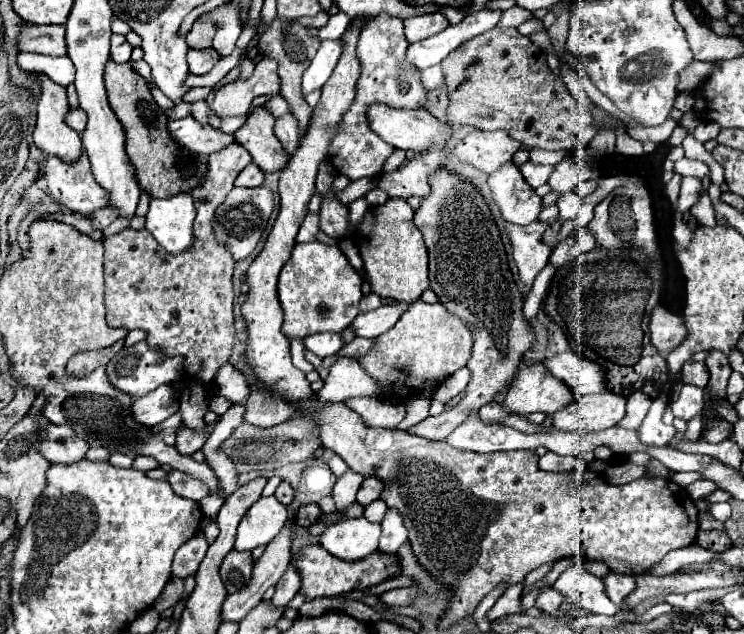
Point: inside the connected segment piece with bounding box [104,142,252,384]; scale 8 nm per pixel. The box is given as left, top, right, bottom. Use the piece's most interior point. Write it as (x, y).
(184, 303)

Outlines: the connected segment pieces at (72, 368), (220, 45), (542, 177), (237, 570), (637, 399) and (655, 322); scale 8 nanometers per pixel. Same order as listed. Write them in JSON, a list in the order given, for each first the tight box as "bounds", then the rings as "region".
[{"bounds":[66,340,124,378],"region":[[[118,340],[116,344],[108,346],[108,348],[100,348],[100,350],[86,350],[86,352],[78,352],[70,358],[68,366],[66,366],[66,372],[70,376],[76,376],[76,378],[82,378],[82,376],[88,376],[90,372],[94,372],[98,366],[104,366],[108,364],[114,354],[118,354],[120,350],[124,348],[124,340]]]},{"bounds":[204,4,242,56],"region":[[[226,4],[220,6],[212,12],[208,12],[208,18],[204,18],[206,22],[214,22],[216,24],[216,34],[213,39],[212,47],[220,56],[228,56],[232,54],[236,40],[242,32],[242,22],[240,22],[240,8],[234,4]]]},{"bounds":[520,162,554,188],"region":[[[526,162],[520,166],[520,172],[524,176],[524,180],[532,186],[532,188],[538,188],[542,184],[548,182],[550,174],[554,172],[554,166],[544,166],[544,164],[534,164],[534,162]]]},{"bounds":[220,550,254,594],"region":[[[230,550],[230,554],[224,558],[220,566],[220,576],[222,576],[224,588],[228,590],[228,594],[242,590],[250,582],[252,566],[254,566],[254,560],[250,552]]]},{"bounds":[620,392,652,430],"region":[[[642,392],[630,394],[628,396],[628,412],[620,424],[624,424],[624,428],[628,428],[628,430],[638,430],[638,426],[644,420],[650,404],[652,404],[652,400],[646,394],[642,394]]]},{"bounds":[650,308,682,354],"region":[[[654,308],[650,314],[650,340],[660,354],[668,354],[682,340],[682,318],[668,312],[666,308]]]}]

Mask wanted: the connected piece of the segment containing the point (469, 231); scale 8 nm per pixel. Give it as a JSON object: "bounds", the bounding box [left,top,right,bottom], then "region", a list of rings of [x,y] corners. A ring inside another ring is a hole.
{"bounds":[408,168,536,440],"region":[[[446,168],[434,174],[430,186],[430,196],[422,200],[414,214],[414,222],[424,234],[430,254],[430,288],[450,314],[456,314],[474,336],[472,358],[468,362],[472,378],[462,400],[456,408],[446,410],[440,416],[428,416],[408,430],[410,434],[428,440],[444,440],[454,428],[466,422],[470,414],[478,414],[484,404],[490,404],[498,400],[496,396],[504,394],[502,390],[516,378],[522,356],[534,344],[536,334],[524,318],[522,294],[508,268],[498,228],[484,198],[472,184],[446,172]]]}

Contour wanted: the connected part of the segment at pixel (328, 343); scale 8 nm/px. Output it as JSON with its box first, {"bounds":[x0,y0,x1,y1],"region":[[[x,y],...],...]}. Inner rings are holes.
{"bounds":[304,334,344,358],"region":[[[314,334],[310,338],[304,338],[304,346],[320,358],[328,358],[338,354],[344,348],[344,342],[340,334]]]}

